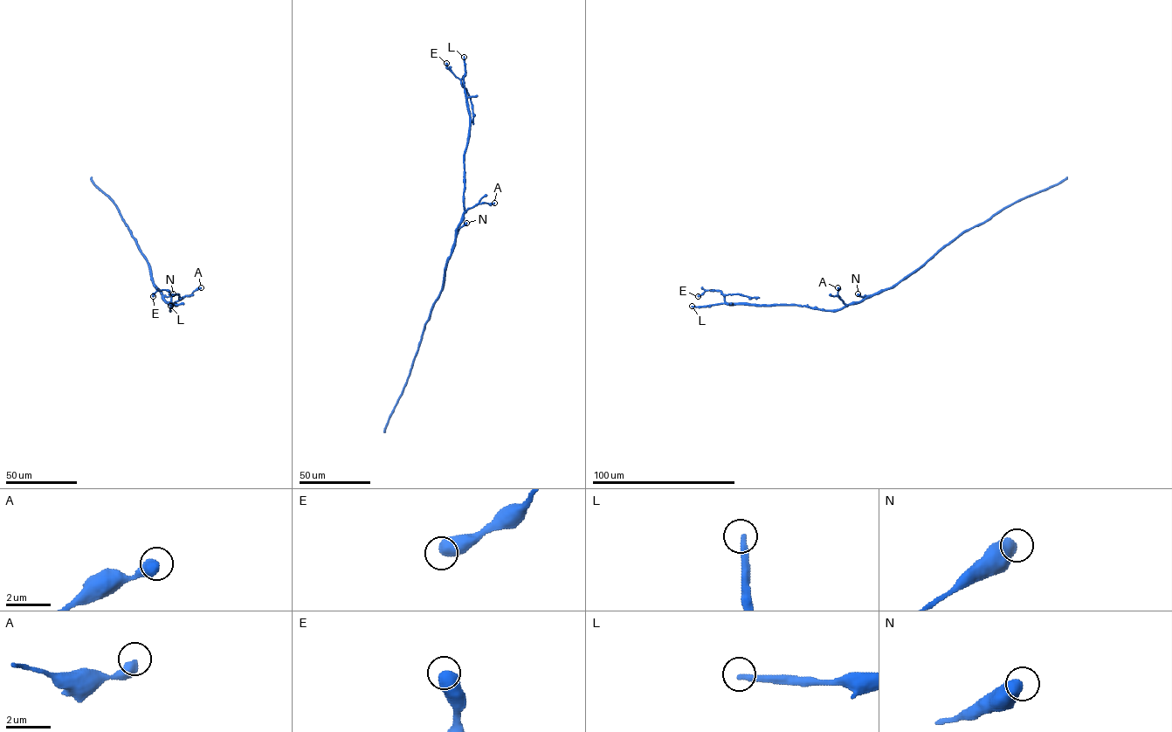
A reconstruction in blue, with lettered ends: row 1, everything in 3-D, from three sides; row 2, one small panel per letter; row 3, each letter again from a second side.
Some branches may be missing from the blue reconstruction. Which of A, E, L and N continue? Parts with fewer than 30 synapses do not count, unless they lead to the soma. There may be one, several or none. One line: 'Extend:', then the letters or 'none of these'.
Extend: L

